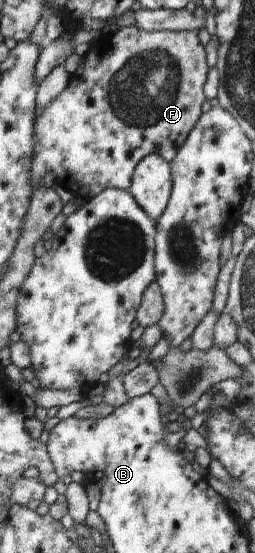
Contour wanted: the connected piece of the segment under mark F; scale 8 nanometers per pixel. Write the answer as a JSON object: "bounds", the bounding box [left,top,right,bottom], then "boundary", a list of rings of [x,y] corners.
{"bounds":[30,24,209,201],"boundary":[[[134,24],[132,26],[119,27],[114,32],[106,34],[100,44],[94,45],[93,51],[83,56],[78,68],[70,74],[70,81],[67,87],[47,107],[44,107],[43,111],[37,114],[34,119],[33,155],[30,163],[31,189],[34,190],[41,183],[41,179],[43,179],[45,173],[53,171],[65,195],[82,198],[87,201],[107,188],[128,190],[136,165],[146,155],[157,154],[167,161],[167,163],[170,163],[179,147],[187,139],[189,132],[195,127],[197,120],[201,117],[201,111],[203,111],[201,109],[201,105],[205,101],[203,85],[205,85],[209,67],[206,62],[206,49],[199,40],[198,32],[197,30],[174,32],[155,30],[146,32]]]}

